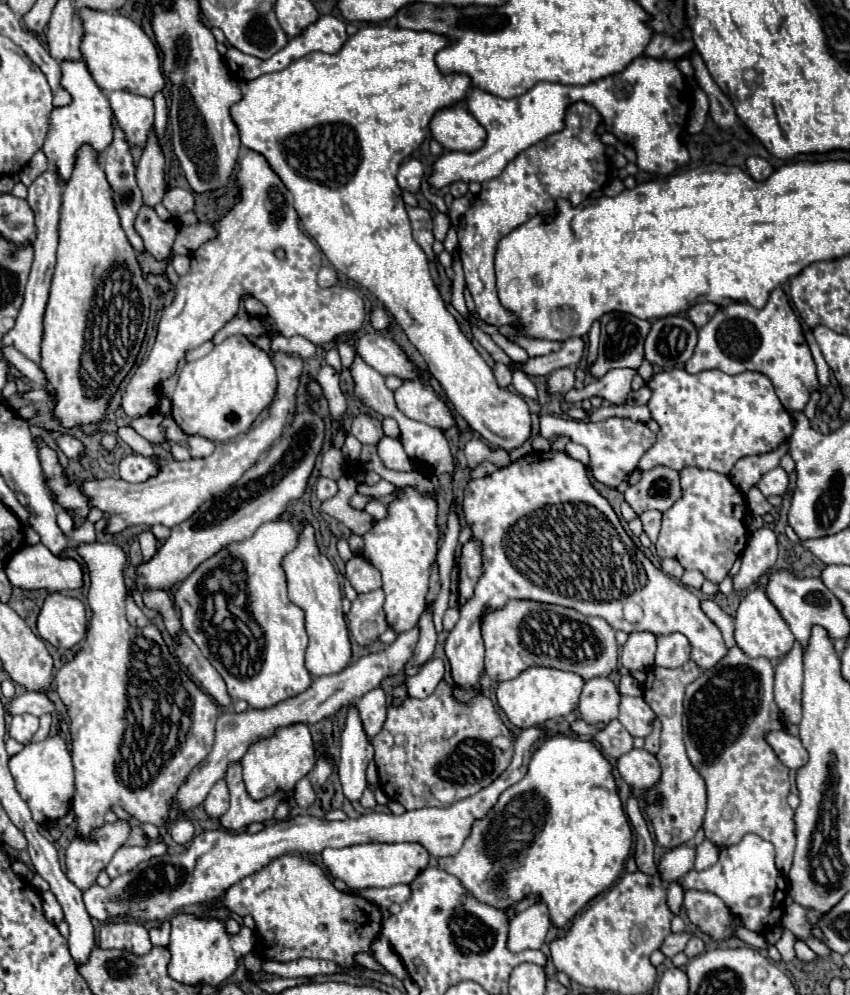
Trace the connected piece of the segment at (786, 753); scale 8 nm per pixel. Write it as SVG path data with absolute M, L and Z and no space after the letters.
M772 730L766 734L766 742L772 746L776 756L780 758L782 764L788 768L800 768L804 760L808 760L808 752L804 752L804 746L796 736L790 736L784 730Z

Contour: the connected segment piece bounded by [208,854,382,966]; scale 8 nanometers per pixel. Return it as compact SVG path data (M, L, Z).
M294 854L280 856L280 860L274 860L268 864L268 868L262 868L256 872L256 876L240 880L236 884L236 890L226 890L224 898L218 904L208 904L208 908L226 908L242 918L250 914L256 922L258 936L262 936L258 940L266 944L266 958L274 958L278 962L290 962L298 958L324 958L334 960L342 966L352 966L356 952L372 952L370 944L380 934L382 926L380 908L376 904L358 894L338 892L314 862Z

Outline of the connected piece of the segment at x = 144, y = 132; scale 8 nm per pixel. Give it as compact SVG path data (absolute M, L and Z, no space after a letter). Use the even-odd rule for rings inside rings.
M124 90L110 92L108 100L114 116L118 118L120 128L126 134L126 140L130 144L144 148L144 140L148 138L148 128L152 128L154 124L152 100Z

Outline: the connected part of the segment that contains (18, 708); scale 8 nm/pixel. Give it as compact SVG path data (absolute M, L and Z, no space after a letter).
M26 692L18 698L14 698L6 706L6 710L12 712L12 714L28 712L28 714L34 714L34 716L42 716L46 712L54 712L54 702L48 698L46 692Z

